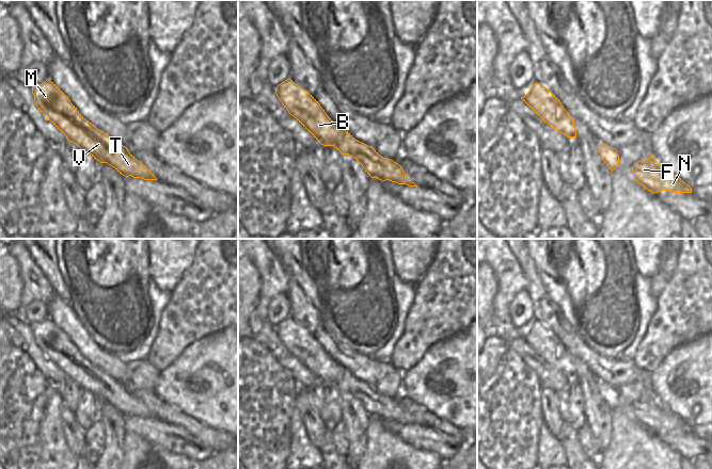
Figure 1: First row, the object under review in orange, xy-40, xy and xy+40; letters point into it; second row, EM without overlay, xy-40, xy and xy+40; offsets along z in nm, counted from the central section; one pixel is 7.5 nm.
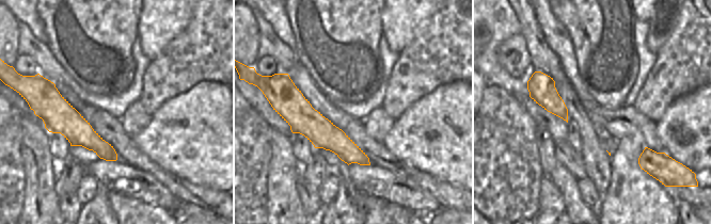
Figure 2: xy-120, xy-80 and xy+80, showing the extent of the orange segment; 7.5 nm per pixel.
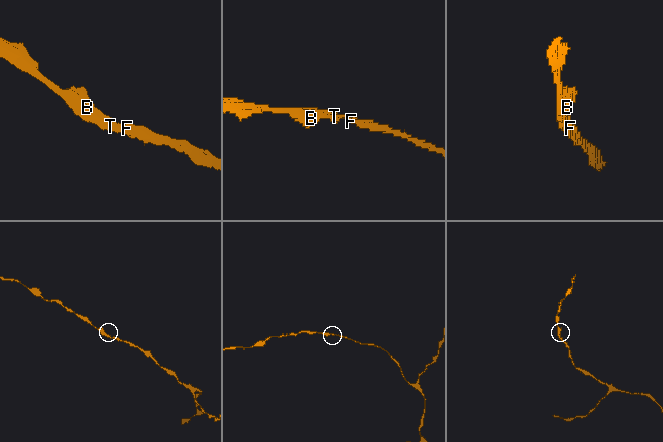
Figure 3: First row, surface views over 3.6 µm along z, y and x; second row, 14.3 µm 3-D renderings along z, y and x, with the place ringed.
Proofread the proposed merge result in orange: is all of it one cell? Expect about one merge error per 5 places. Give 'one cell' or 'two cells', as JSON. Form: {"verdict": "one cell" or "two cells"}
{"verdict": "one cell"}

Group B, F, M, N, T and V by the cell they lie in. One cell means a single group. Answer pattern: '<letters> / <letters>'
B F M N T V

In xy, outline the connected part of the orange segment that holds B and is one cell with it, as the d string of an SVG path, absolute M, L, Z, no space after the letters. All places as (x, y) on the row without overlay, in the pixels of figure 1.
M290 317L275 326L275 333L288 352L321 384L334 385L342 393L353 395L371 417L417 425L406 418L406 411L398 402L381 395L373 386L355 378L335 362L318 340Z

